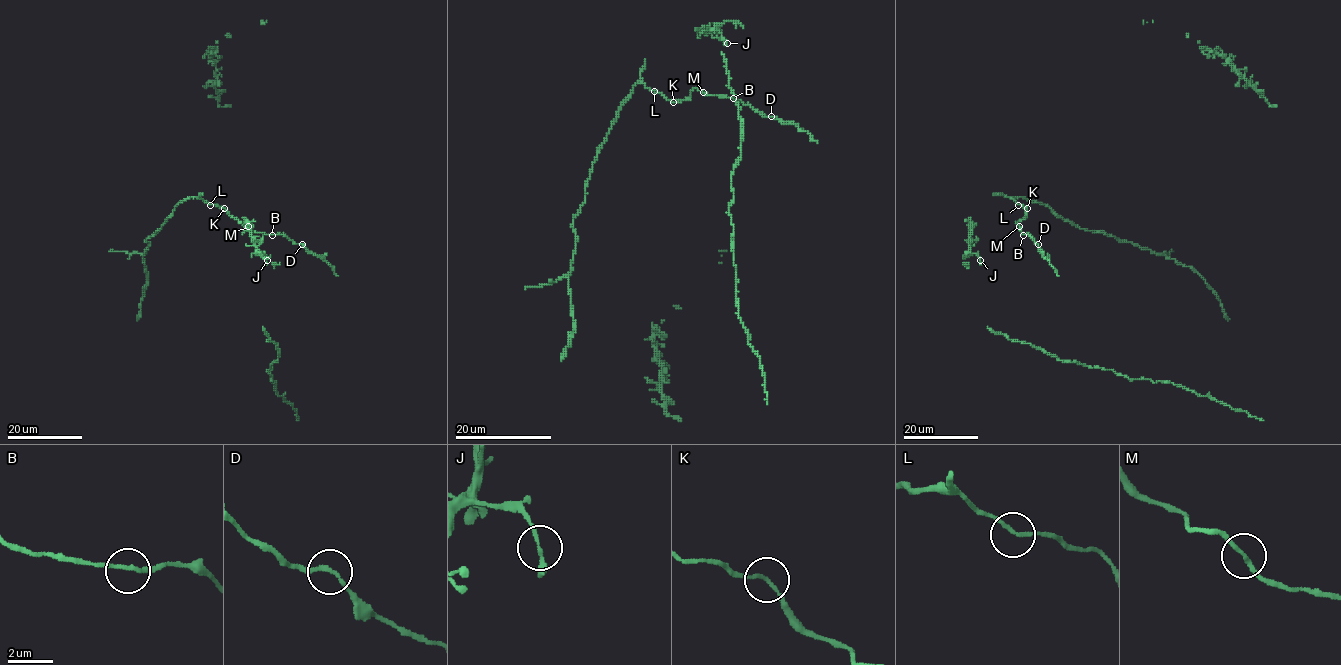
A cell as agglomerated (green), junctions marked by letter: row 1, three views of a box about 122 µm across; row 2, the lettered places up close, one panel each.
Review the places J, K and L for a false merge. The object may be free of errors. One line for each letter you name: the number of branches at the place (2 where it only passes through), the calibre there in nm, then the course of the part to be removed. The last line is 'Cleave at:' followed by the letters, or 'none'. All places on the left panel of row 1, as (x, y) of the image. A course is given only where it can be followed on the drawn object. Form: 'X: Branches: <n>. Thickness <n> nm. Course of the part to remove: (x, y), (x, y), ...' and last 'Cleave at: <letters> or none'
Cleave at: none

